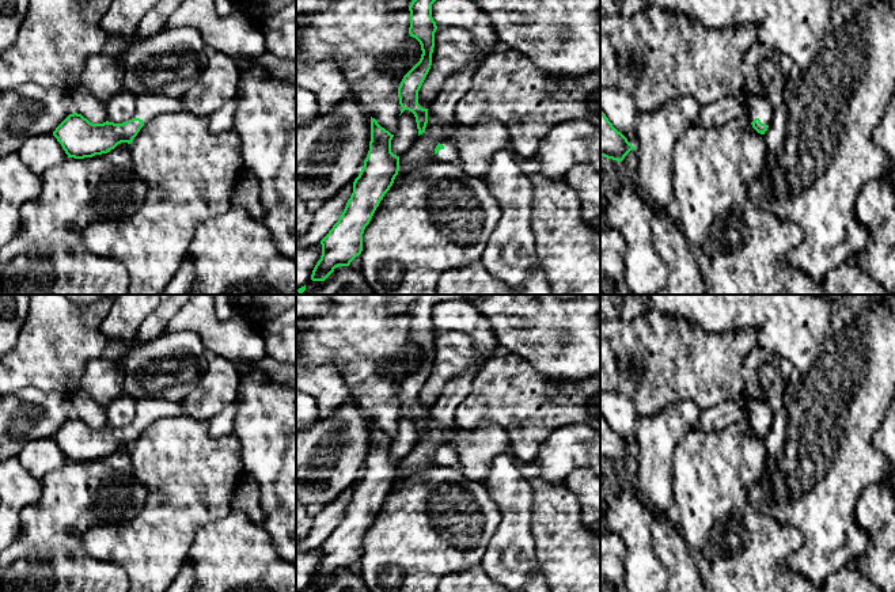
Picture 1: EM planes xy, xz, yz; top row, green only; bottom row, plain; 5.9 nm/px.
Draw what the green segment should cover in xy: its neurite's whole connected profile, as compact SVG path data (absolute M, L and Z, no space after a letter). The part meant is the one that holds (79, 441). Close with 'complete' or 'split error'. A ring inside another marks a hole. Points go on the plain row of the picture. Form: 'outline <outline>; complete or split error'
outline M141 398L136 401L133 422L122 426L92 428L81 418L69 418L53 436L68 462L84 463L107 458L121 447L130 448L140 433L160 418L183 414L181 402Z; split error

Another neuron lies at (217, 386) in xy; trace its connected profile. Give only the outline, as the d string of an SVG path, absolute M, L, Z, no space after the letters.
M208 356L197 387L181 401L183 414L209 422L236 399L239 384L235 363L221 356Z

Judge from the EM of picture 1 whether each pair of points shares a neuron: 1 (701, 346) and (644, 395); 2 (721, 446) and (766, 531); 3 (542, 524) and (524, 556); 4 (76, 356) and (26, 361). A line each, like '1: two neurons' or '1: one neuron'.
1: one neuron
2: one neuron
3: two neurons
4: one neuron

